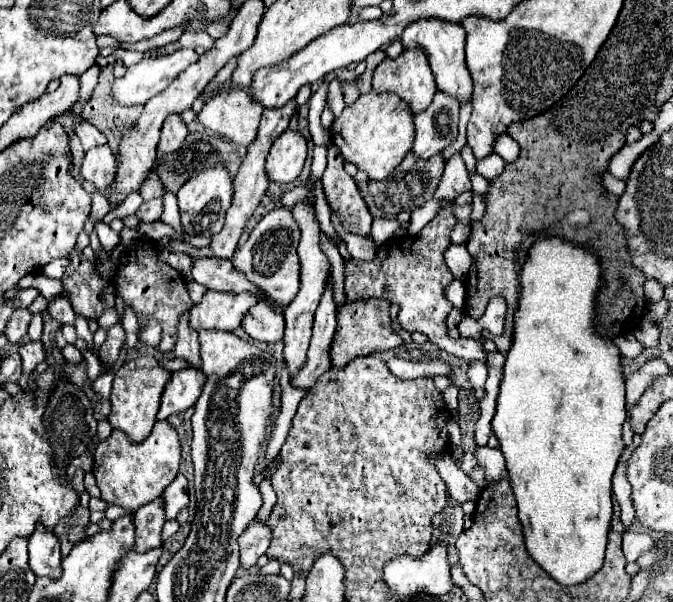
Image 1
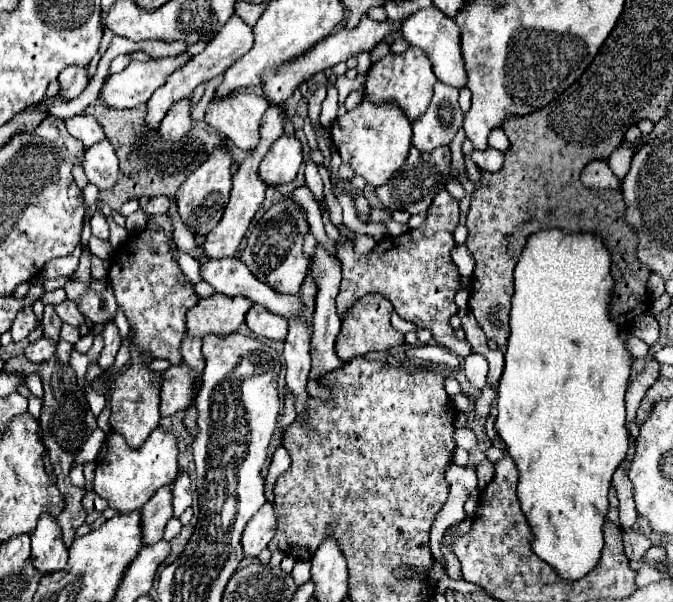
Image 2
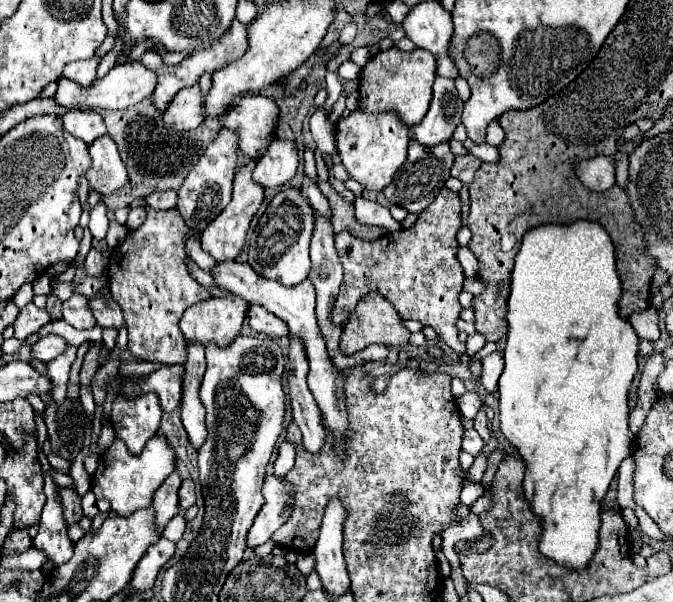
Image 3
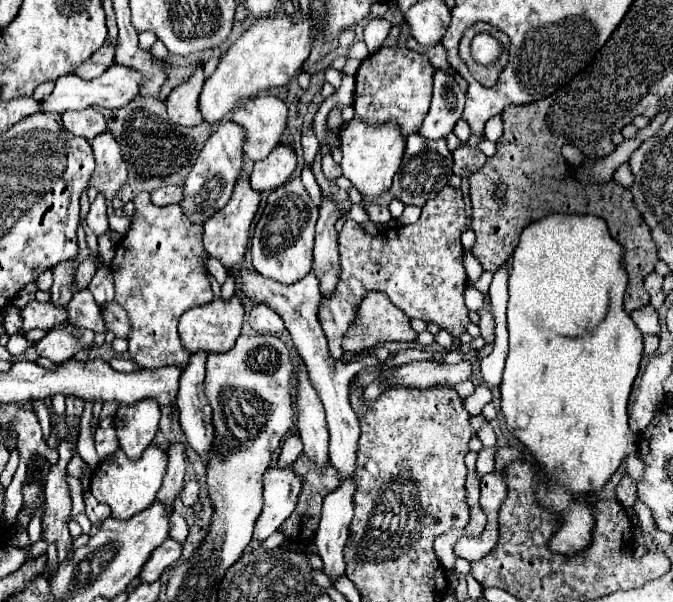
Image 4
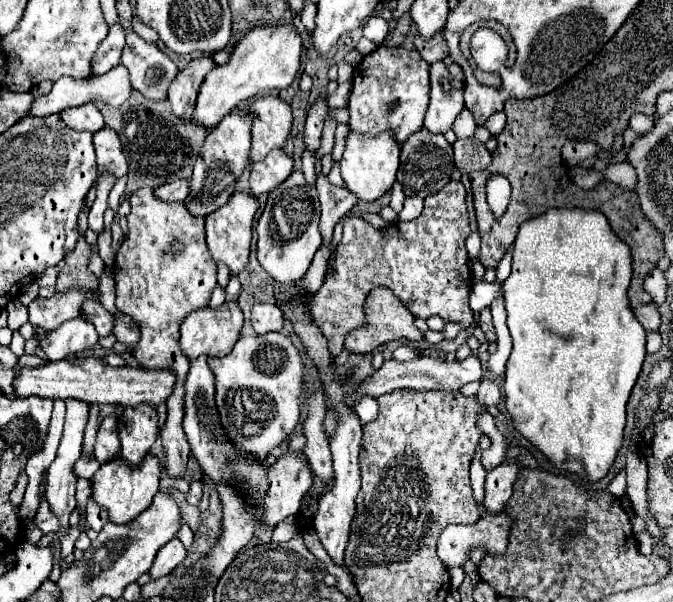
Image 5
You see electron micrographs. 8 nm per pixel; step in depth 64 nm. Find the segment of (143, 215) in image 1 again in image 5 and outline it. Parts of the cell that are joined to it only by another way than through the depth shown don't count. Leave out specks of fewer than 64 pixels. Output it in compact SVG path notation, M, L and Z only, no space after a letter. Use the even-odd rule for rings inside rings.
M188 178L168 182L160 188L156 188L156 196L160 200L174 200L174 202L184 202L188 198Z

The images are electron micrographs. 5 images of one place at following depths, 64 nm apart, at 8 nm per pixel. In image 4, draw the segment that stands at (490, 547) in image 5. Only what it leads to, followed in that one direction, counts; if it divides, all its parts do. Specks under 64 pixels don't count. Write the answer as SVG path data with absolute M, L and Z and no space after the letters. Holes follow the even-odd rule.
M454 528L454 530L448 530L444 534L440 534L434 542L434 550L436 550L436 556L440 560L440 564L446 568L446 570L452 570L454 568L454 562L458 560L456 552L454 552L454 546L456 542L466 536L466 532L462 528Z

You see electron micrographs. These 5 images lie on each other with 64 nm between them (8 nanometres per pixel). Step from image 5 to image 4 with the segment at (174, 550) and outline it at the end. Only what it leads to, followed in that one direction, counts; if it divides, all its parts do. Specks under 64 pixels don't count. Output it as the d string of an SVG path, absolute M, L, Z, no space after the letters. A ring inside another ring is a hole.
M172 538L166 540L160 548L156 548L156 552L152 552L152 558L144 566L144 572L140 574L142 582L156 582L166 568L172 568L178 562L180 556L182 556L182 544L178 544Z

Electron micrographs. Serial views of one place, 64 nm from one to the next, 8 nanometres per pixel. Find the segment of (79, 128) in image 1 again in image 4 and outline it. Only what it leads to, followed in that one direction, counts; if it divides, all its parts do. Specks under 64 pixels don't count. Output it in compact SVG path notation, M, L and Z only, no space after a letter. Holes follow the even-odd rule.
M96 108L64 112L62 122L70 132L74 132L76 136L84 136L86 140L92 140L94 136L98 136L100 132L106 130L106 120Z

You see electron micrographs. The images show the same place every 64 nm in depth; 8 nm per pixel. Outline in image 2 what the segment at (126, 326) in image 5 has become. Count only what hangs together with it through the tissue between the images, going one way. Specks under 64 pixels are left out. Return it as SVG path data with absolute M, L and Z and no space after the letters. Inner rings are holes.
M94 280L90 290L78 298L78 306L82 314L94 324L114 322L118 312L118 304L108 280Z

